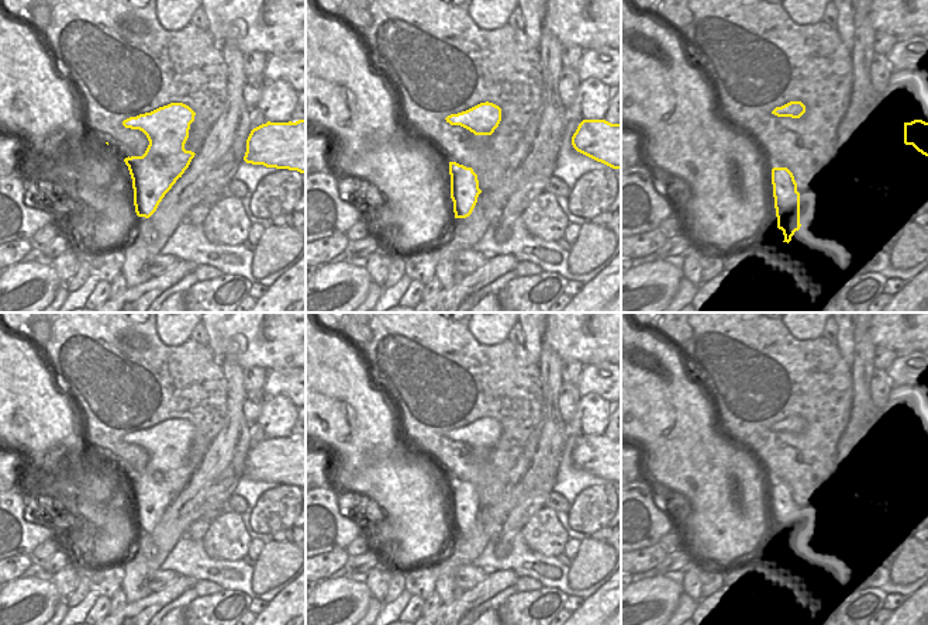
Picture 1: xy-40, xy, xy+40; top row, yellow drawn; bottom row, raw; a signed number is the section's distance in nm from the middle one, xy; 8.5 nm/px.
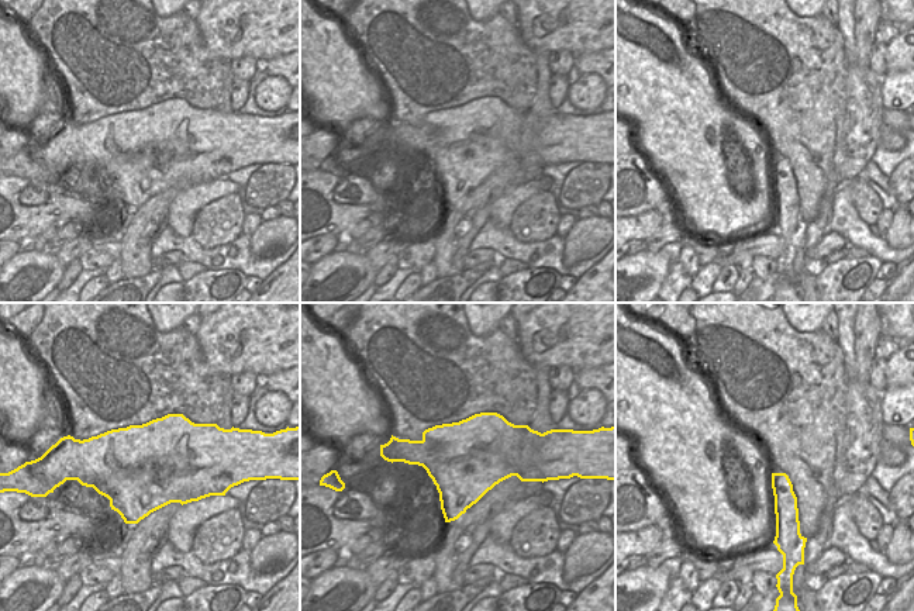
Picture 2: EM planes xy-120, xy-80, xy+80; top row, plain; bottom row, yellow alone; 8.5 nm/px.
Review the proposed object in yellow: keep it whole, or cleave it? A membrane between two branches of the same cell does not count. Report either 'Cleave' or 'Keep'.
Keep.

